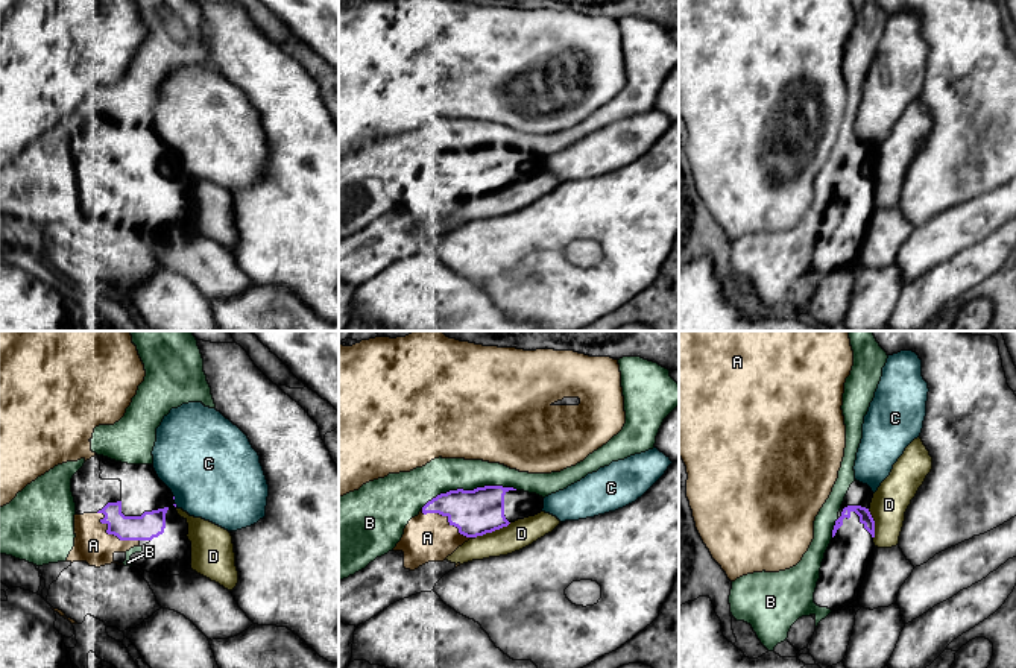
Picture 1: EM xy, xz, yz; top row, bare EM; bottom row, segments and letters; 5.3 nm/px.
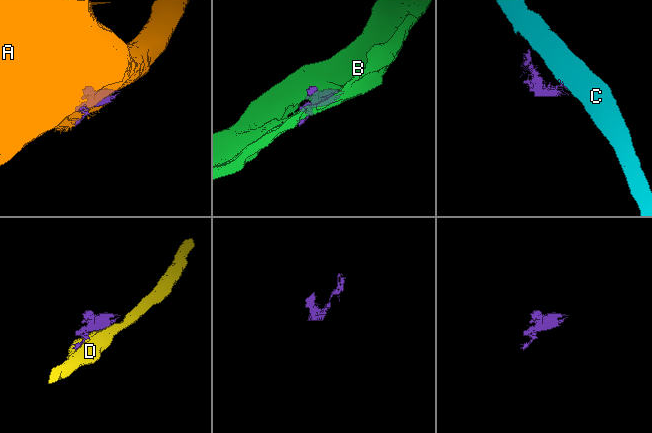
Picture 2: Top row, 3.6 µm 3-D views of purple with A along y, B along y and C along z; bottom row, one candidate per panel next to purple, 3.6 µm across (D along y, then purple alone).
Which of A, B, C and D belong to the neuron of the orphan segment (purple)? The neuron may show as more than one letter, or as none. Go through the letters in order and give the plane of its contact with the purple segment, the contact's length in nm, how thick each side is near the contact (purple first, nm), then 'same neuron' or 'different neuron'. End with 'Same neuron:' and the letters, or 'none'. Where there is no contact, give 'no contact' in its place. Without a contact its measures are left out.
A: contact in xz; length 320 nm; calibres 240 and 260 nm; different neuron
B: contact in xz; length 500 nm; calibres 240 and 190 nm; different neuron
C: no contact; different neuron
D: contact in xz; length 200 nm; calibres 240 and 150 nm; different neuron
Same neuron: none

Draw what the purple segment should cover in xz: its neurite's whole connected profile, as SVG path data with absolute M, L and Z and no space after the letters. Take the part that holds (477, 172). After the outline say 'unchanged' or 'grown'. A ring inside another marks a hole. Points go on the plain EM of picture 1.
M484 146L474 150L450 150L422 167L422 173L439 173L466 197L492 193L510 182L535 176L544 169L536 153L503 146Z; grown

